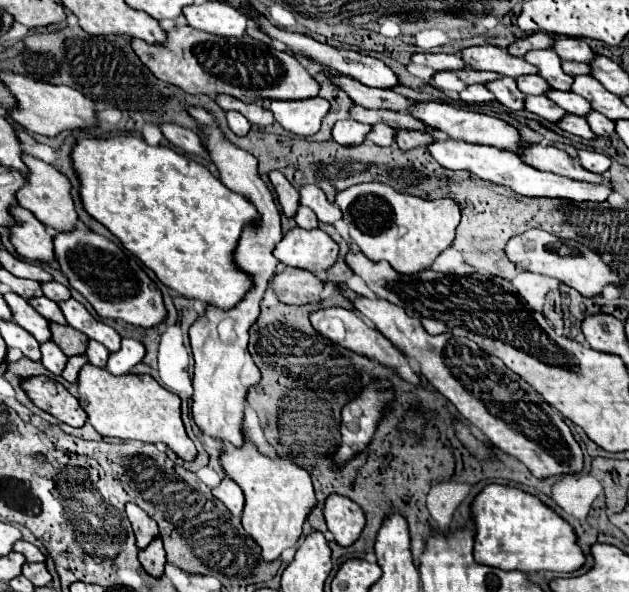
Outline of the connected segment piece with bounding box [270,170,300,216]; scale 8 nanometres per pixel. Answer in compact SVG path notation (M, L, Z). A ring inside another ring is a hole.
M272 170L270 172L270 182L272 182L272 186L274 186L276 194L278 194L278 202L280 202L282 210L284 210L284 214L286 216L292 216L296 212L298 204L300 204L298 190L278 170Z

